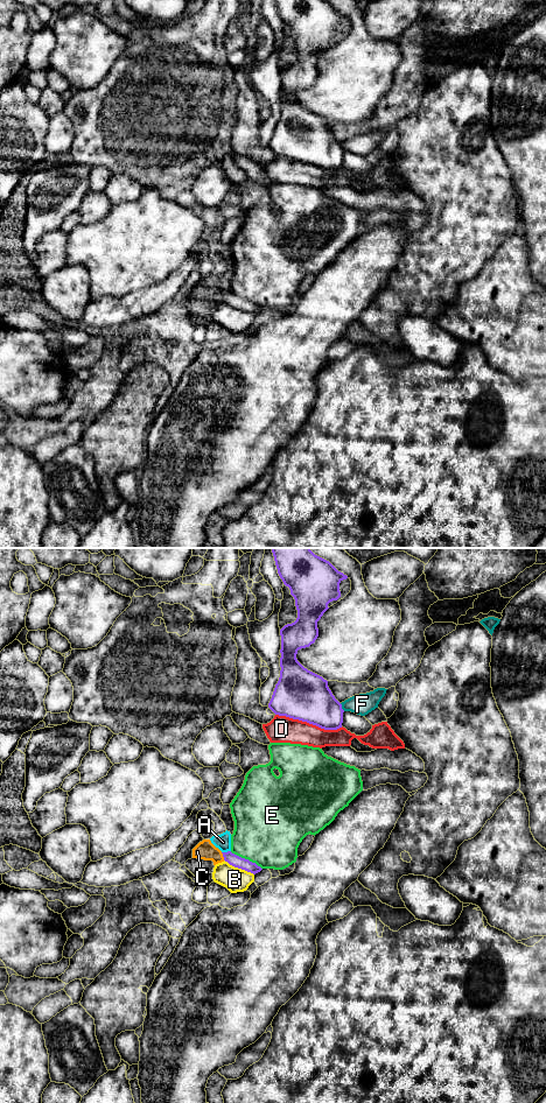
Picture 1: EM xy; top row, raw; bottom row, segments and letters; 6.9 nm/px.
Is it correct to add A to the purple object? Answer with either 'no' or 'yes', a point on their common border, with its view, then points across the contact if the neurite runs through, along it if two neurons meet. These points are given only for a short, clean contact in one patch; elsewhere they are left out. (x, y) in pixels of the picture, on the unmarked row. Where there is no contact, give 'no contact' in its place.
no; contact xy (225, 293)

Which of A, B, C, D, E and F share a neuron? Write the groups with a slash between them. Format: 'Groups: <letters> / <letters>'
Groups: A C / B / D / E / F

